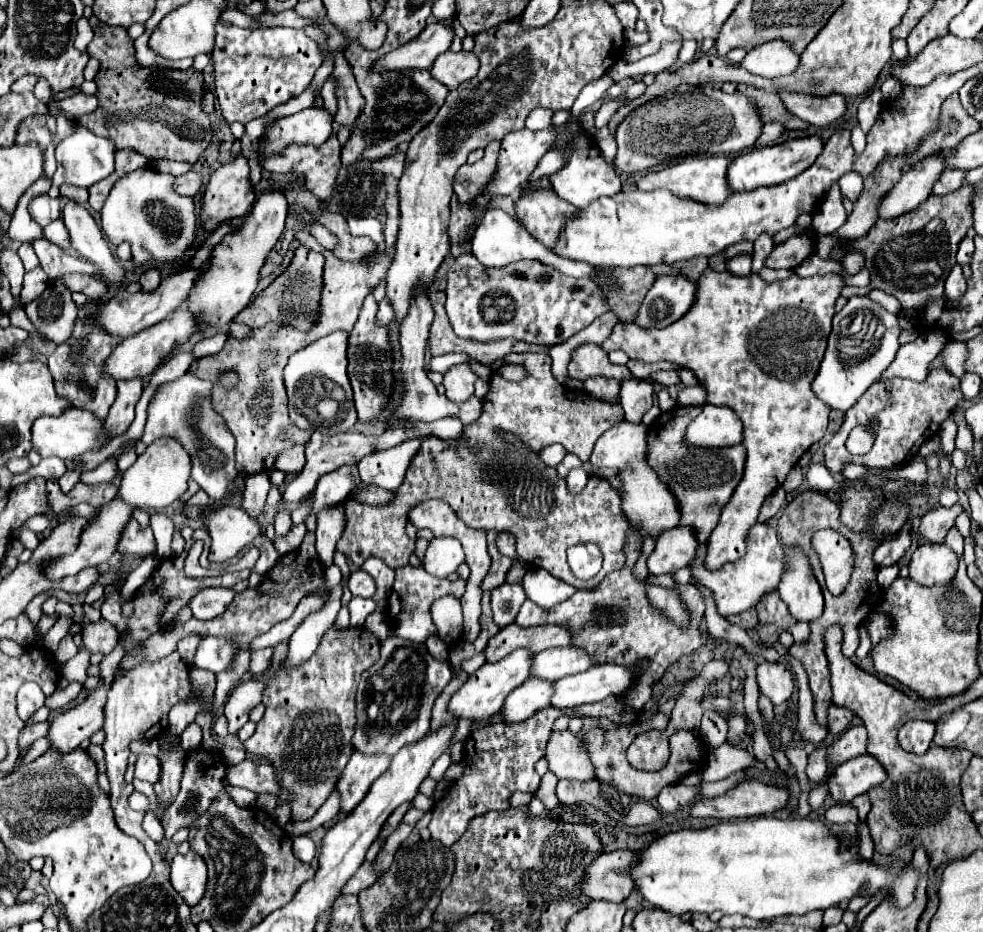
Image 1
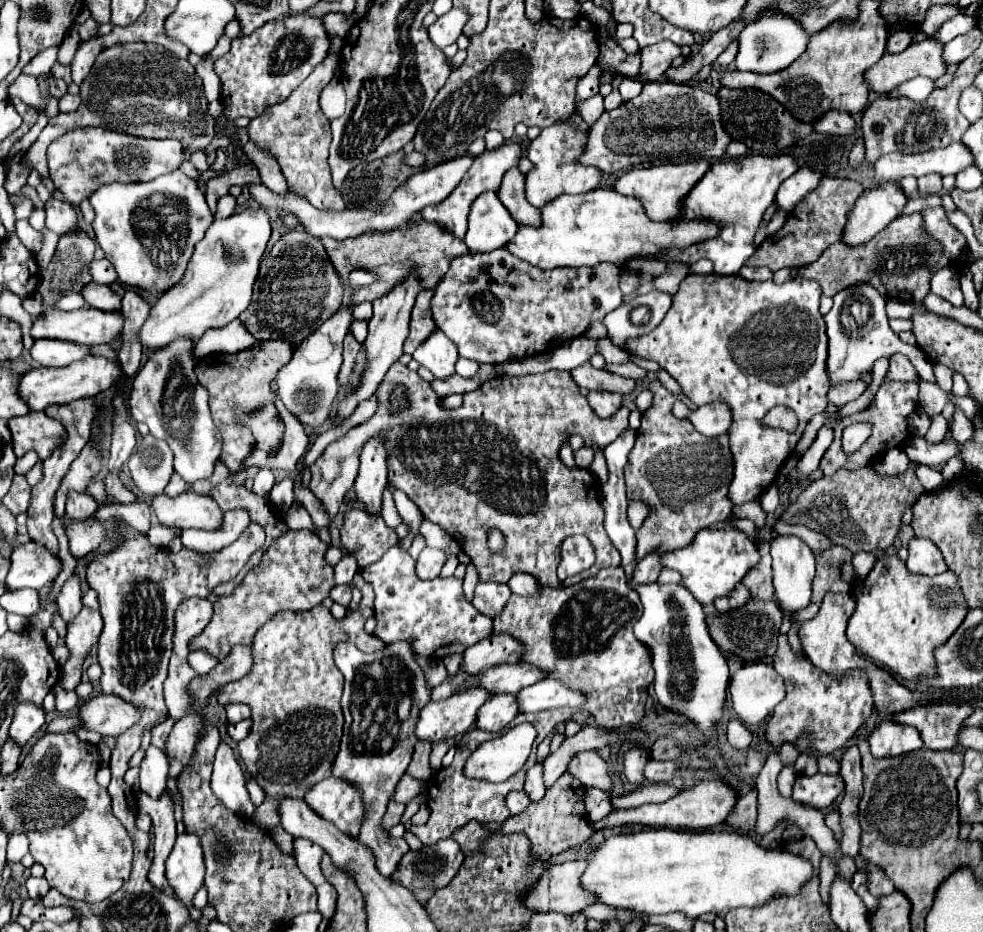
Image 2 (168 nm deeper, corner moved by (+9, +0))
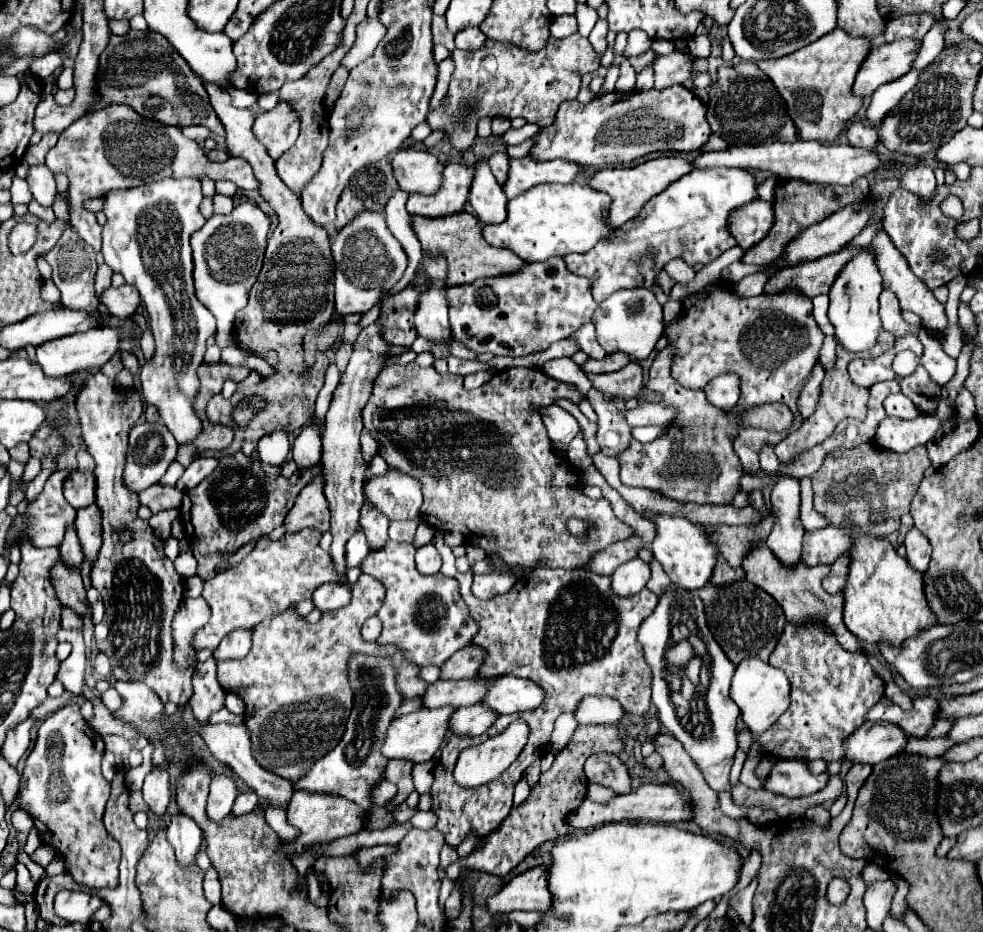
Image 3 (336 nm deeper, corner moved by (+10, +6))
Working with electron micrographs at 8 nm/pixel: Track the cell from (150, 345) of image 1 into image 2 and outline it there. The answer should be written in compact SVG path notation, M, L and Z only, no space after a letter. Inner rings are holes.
M88 356L80 362L74 362L64 368L34 368L24 374L22 384L18 386L22 392L22 398L30 404L32 410L44 410L50 404L68 404L78 398L96 396L110 386L114 386L124 376L122 366L118 362L112 362L102 356Z

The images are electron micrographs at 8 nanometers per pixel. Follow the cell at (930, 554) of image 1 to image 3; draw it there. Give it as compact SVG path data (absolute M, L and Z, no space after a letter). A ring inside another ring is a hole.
M911 528L905 536L905 548L907 548L907 562L915 570L925 572L929 566L929 560L931 560L929 540L917 528Z

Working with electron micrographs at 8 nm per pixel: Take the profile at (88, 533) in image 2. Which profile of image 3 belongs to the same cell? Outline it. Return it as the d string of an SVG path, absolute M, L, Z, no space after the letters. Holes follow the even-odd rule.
M57 470L53 472L47 482L43 492L27 506L25 514L17 514L13 524L11 524L11 538L5 540L5 550L9 552L11 546L21 546L21 540L29 540L33 546L39 548L47 548L47 546L59 546L61 542L61 534L65 534L65 526L69 526L69 522L75 522L75 508L69 506L63 498L63 490L61 490L61 482L65 478L65 474L69 474L69 470Z

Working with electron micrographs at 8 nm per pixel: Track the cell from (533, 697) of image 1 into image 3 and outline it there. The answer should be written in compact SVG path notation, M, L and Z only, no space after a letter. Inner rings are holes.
M475 704L461 710L455 710L449 720L449 732L455 736L481 736L489 726L497 720L497 714L491 710L485 710L485 706Z

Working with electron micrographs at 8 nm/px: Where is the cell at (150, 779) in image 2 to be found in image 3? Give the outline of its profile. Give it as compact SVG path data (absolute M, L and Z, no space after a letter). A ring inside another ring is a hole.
M153 768L153 772L145 778L143 784L143 800L147 802L149 810L157 816L163 818L171 800L171 782L165 770Z

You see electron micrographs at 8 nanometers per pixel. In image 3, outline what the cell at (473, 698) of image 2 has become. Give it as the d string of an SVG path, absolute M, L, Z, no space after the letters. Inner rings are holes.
M417 710L413 714L407 714L407 716L393 720L393 724L387 730L385 744L381 748L383 758L407 760L413 764L431 760L435 756L435 752L439 750L443 738L449 732L449 714L453 714L453 710Z

